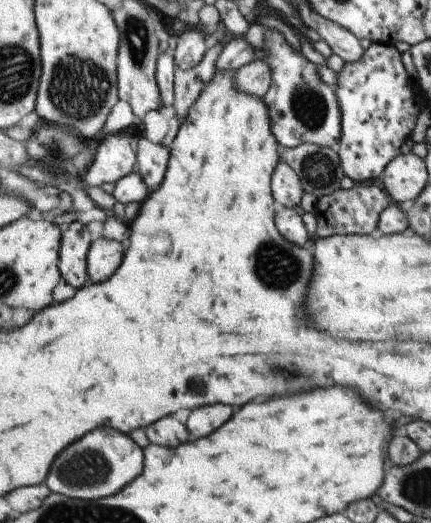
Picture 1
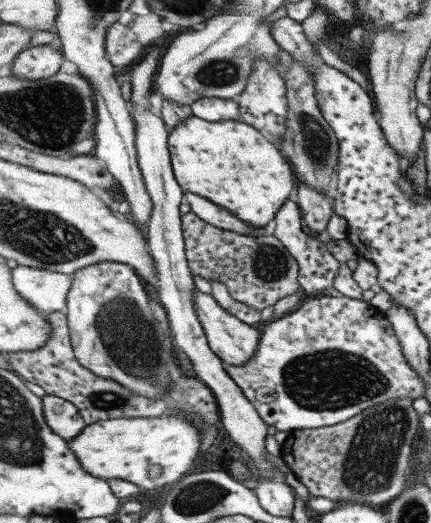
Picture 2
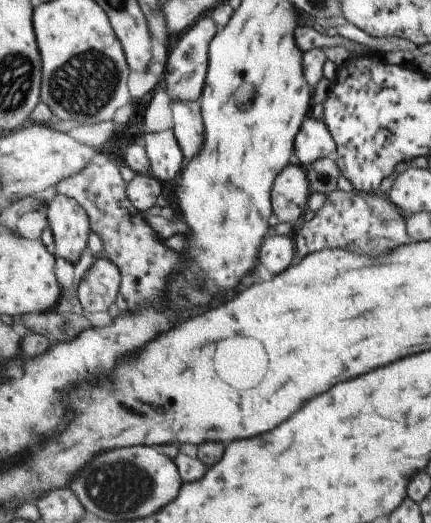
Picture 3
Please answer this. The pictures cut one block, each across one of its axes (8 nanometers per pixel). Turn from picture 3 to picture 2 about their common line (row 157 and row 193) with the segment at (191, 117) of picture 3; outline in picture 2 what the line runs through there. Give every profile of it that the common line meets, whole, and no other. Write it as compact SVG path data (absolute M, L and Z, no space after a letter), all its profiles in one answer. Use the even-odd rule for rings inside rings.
M186 191L184 202L190 206L190 210L195 212L201 220L205 220L213 226L221 227L225 230L235 231L242 235L247 235L249 232L256 231L258 228L239 220L230 210L225 210L221 206L217 206L215 202L199 196L193 192Z

